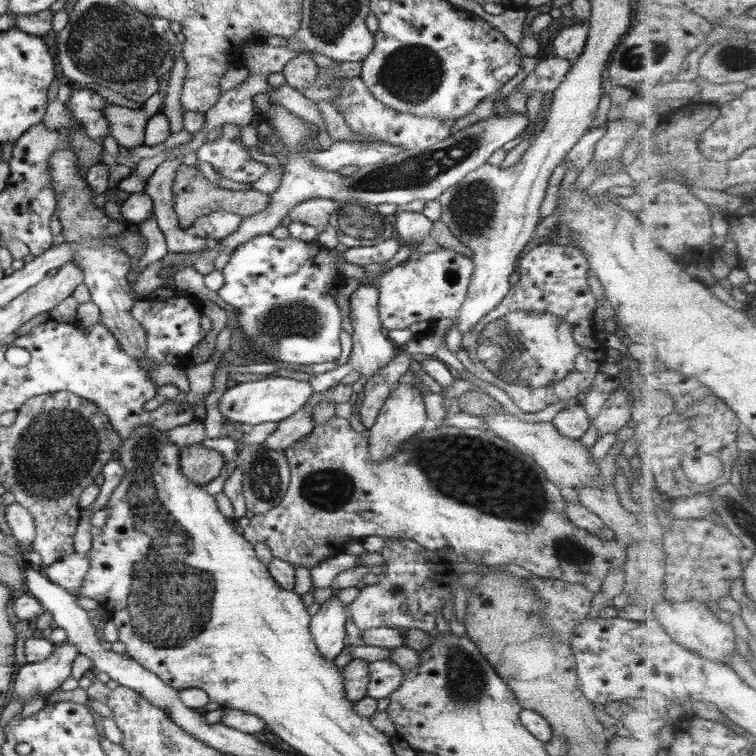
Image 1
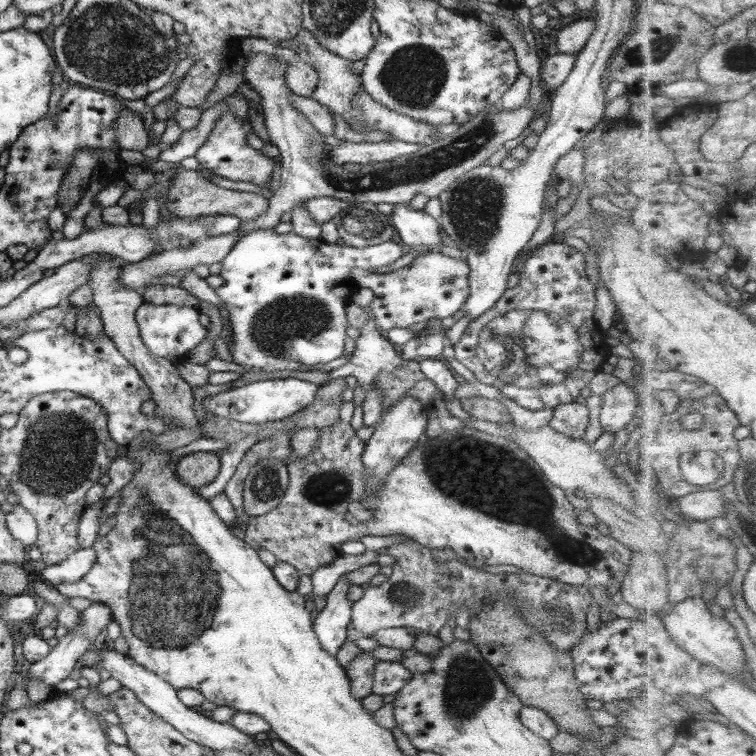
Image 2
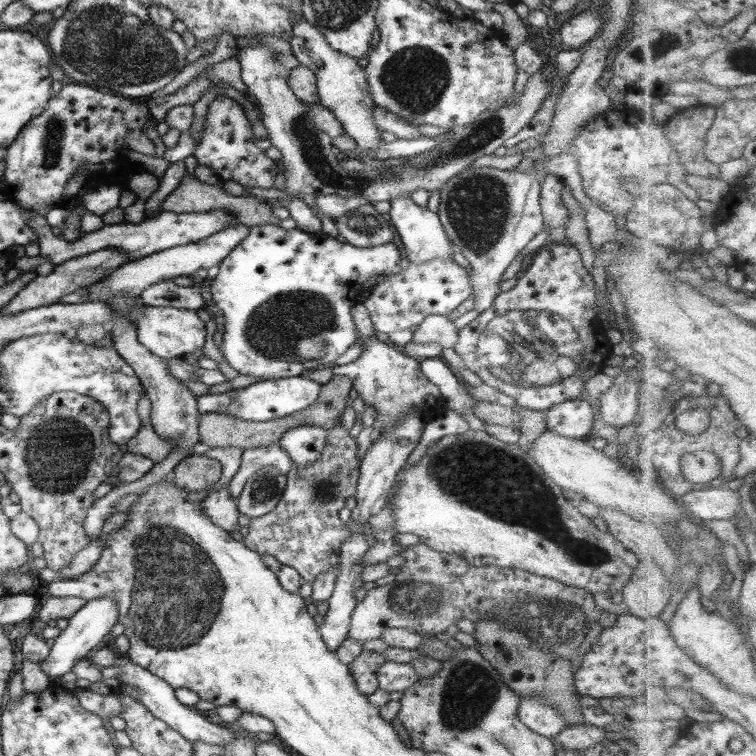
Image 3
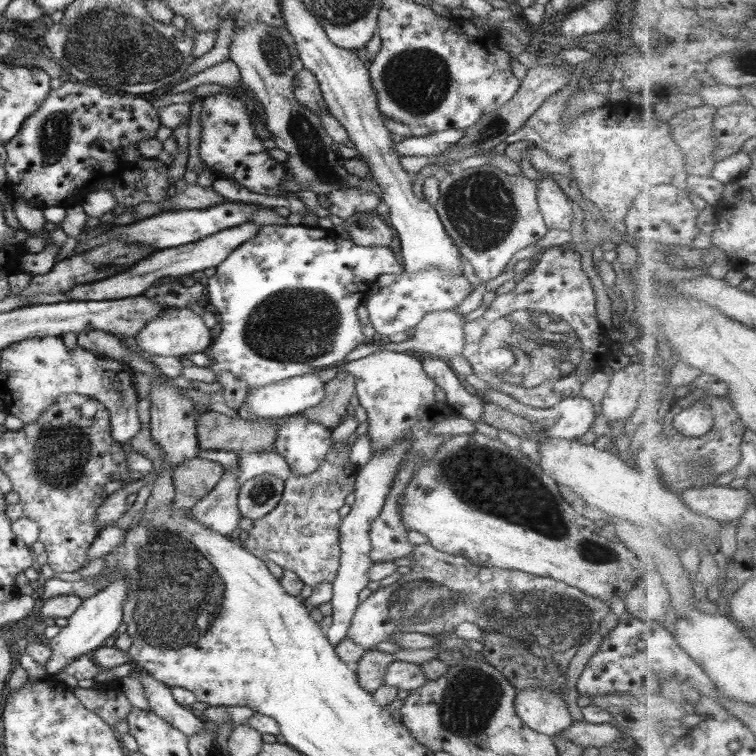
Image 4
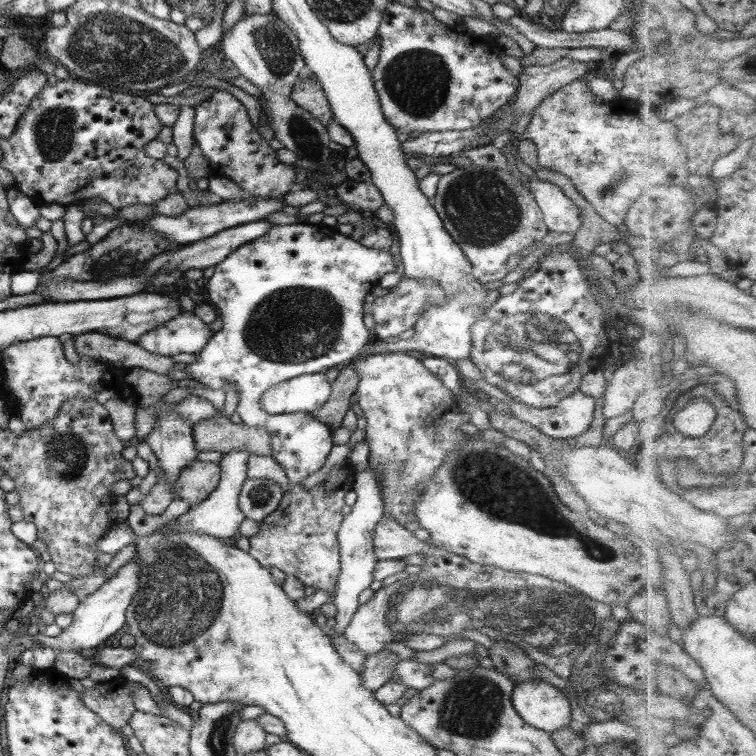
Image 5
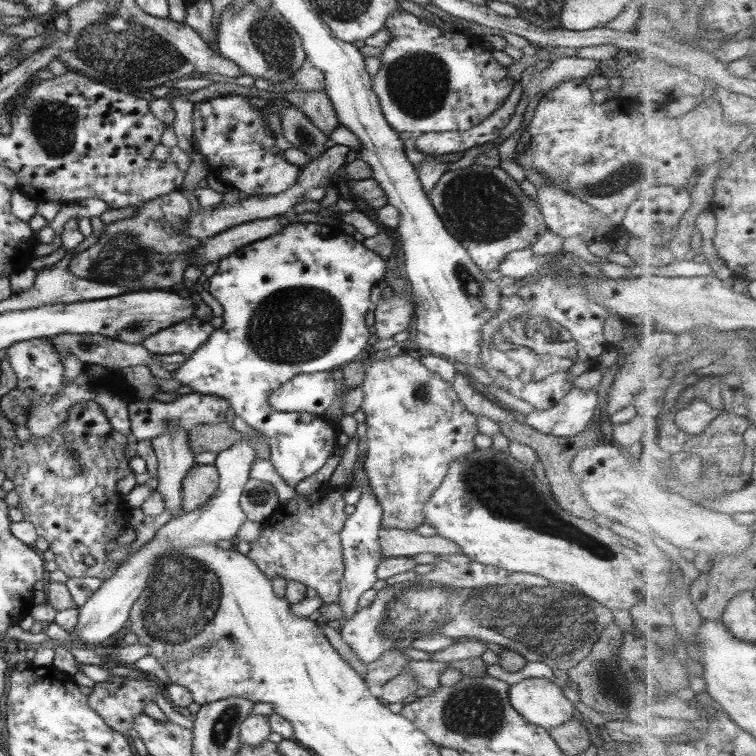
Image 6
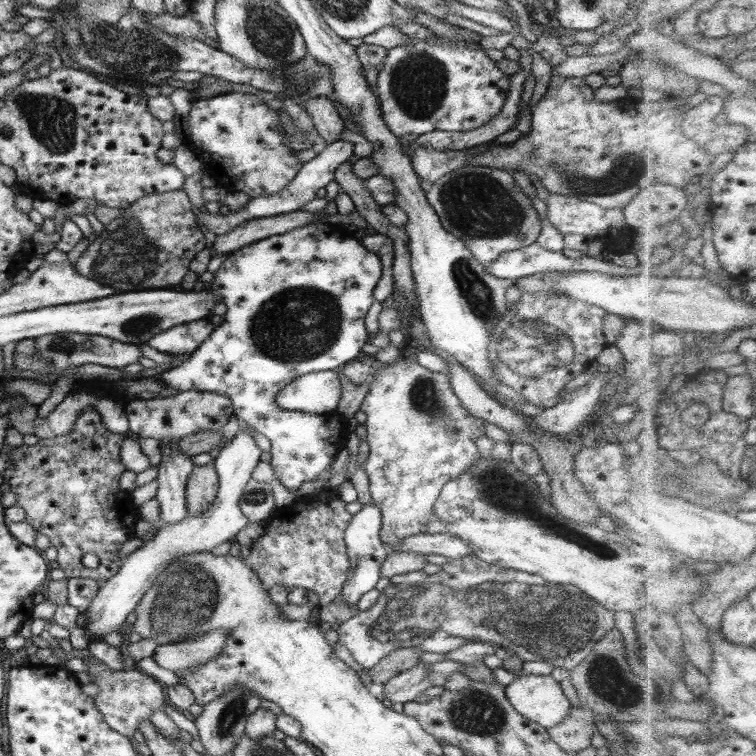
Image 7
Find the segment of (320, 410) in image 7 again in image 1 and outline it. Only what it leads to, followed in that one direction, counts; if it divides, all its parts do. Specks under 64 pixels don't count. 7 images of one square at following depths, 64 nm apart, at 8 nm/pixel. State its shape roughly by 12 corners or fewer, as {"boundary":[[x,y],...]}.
{"boundary":[[308,381],[238,383],[218,400],[231,422],[279,423],[314,396]]}

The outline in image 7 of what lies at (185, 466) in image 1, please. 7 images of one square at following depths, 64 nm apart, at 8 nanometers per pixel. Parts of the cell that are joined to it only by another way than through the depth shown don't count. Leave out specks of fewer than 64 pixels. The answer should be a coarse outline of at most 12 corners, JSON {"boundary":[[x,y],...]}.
{"boundary":[[212,462],[196,465],[185,489],[189,516],[208,510],[219,489]]}

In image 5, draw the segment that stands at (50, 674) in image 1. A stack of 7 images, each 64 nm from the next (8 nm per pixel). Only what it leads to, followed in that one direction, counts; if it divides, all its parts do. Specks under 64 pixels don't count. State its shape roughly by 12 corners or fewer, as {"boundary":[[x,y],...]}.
{"boundary":[[141,566],[118,569],[73,612],[56,637],[37,633],[57,653],[89,653],[126,624]]}

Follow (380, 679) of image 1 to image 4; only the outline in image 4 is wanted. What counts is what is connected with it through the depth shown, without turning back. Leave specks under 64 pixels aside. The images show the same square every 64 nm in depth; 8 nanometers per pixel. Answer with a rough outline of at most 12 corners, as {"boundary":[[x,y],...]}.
{"boundary":[[392,662],[384,685],[415,691],[428,681],[420,665]]}

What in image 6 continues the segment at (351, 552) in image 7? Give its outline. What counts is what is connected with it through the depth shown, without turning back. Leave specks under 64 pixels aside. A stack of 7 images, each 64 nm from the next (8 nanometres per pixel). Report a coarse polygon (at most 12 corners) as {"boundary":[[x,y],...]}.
{"boundary":[[367,482],[340,531],[342,622],[379,579],[382,507]]}

